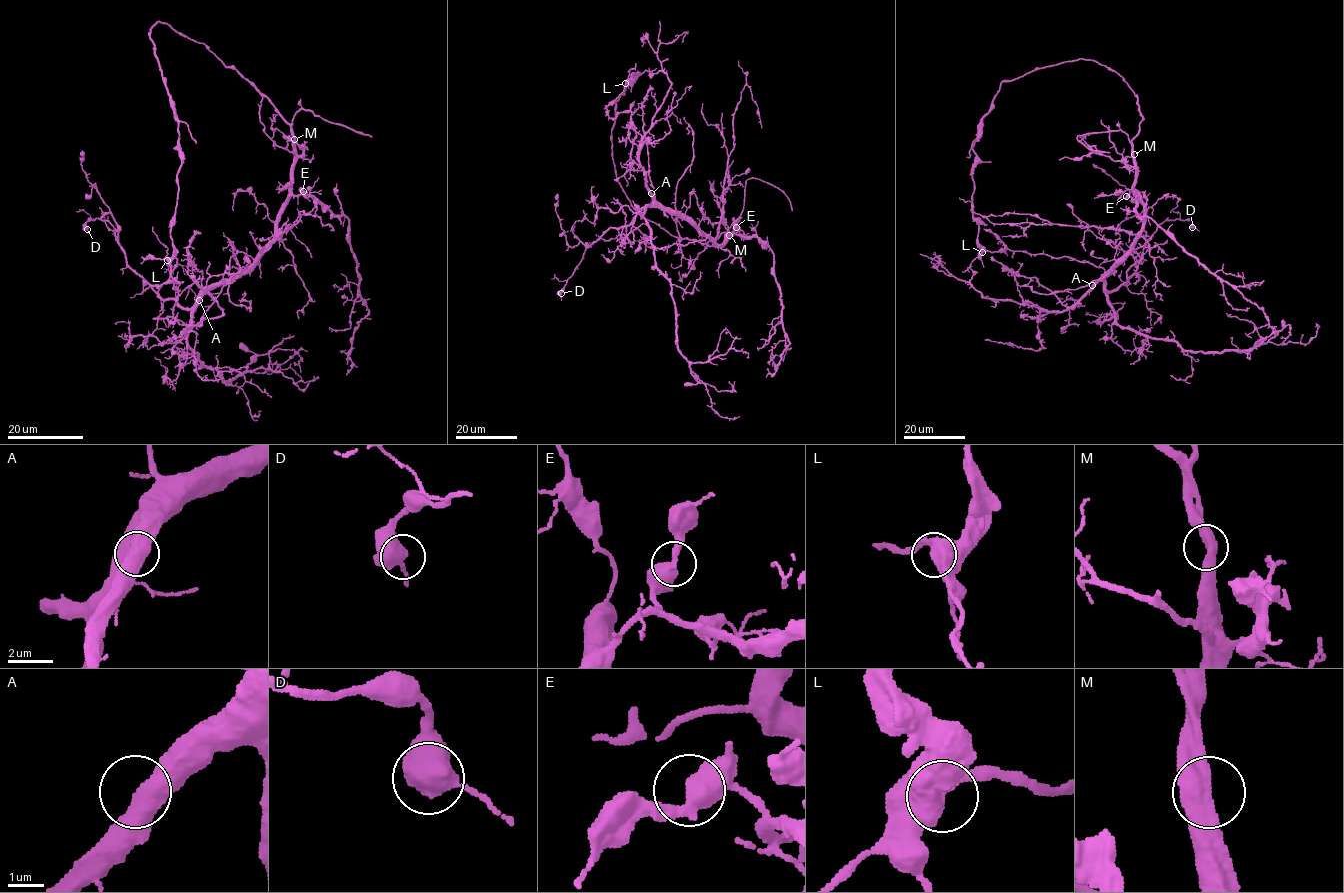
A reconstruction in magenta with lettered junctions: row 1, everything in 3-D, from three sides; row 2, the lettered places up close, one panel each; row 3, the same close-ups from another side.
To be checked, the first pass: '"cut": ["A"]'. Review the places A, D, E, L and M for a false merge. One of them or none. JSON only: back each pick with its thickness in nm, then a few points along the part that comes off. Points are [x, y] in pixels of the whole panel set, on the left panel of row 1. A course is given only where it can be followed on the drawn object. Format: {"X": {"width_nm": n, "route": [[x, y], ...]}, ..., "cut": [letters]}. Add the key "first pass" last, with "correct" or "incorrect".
{"cut": [], "first pass": "incorrect"}

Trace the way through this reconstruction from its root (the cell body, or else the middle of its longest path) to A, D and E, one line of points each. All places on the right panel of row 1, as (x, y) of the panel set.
A: (1133, 148), (1133, 190), (1143, 208), (1143, 231), (1130, 250), (1092, 285)
D: (1133, 148), (1143, 231), (1109, 272), (1105, 289), (1126, 283), (1144, 242), (1165, 220), (1190, 219), (1192, 227)
E: (1133, 148), (1133, 189), (1138, 198), (1133, 200), (1126, 196)

